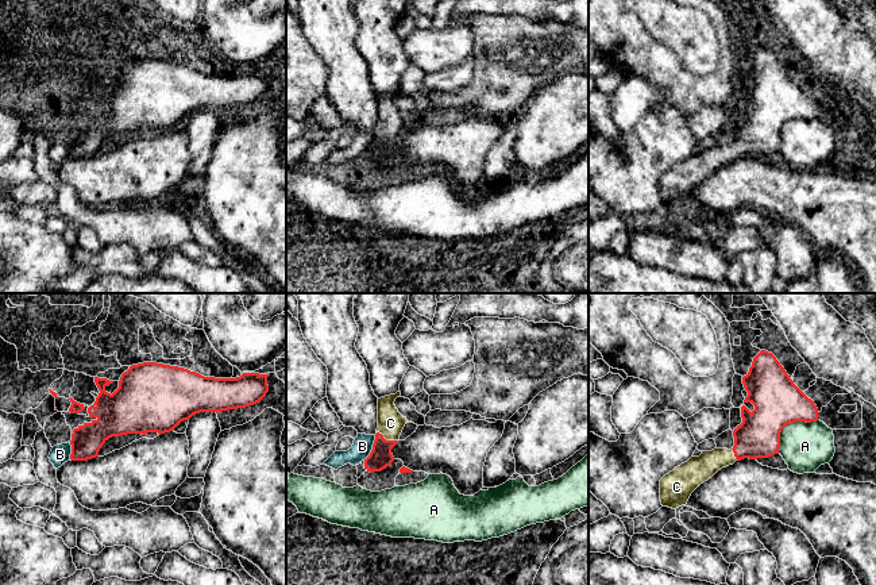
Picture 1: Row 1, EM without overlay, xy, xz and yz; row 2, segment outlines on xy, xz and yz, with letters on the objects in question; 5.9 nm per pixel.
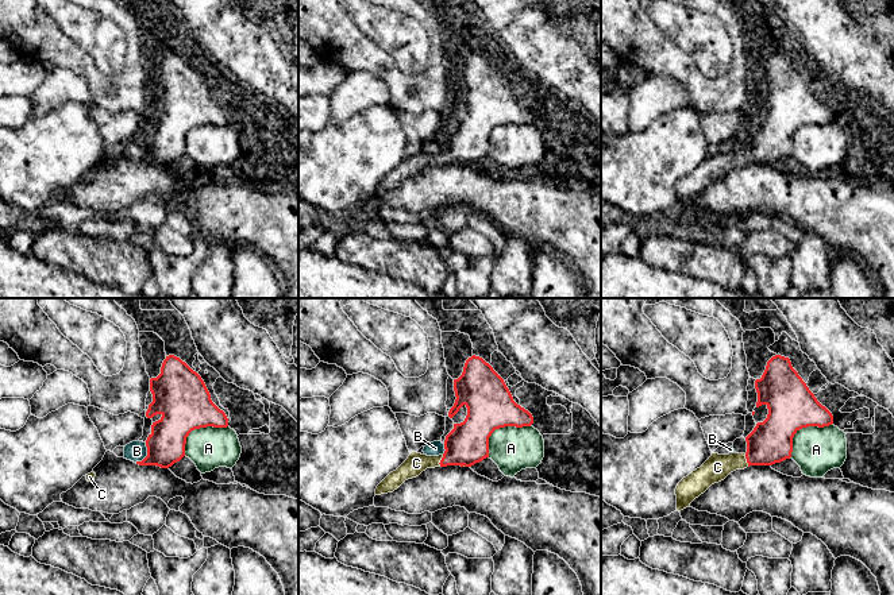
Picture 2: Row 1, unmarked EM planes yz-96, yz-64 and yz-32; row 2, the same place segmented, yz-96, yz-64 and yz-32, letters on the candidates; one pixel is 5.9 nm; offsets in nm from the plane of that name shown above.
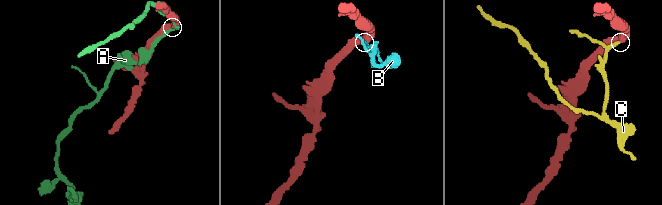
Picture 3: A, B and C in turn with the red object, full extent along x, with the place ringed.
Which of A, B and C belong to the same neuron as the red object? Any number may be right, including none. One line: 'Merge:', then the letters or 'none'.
Merge: C

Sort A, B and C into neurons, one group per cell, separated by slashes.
A / B / C

